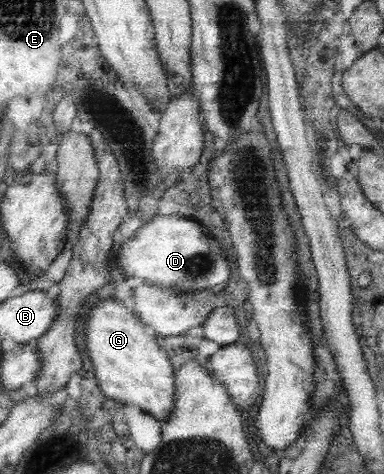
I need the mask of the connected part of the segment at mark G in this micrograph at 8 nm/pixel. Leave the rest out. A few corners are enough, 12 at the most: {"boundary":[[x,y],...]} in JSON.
{"boundary":[[95,303],[85,343],[107,400],[165,423],[175,375],[133,310]]}

